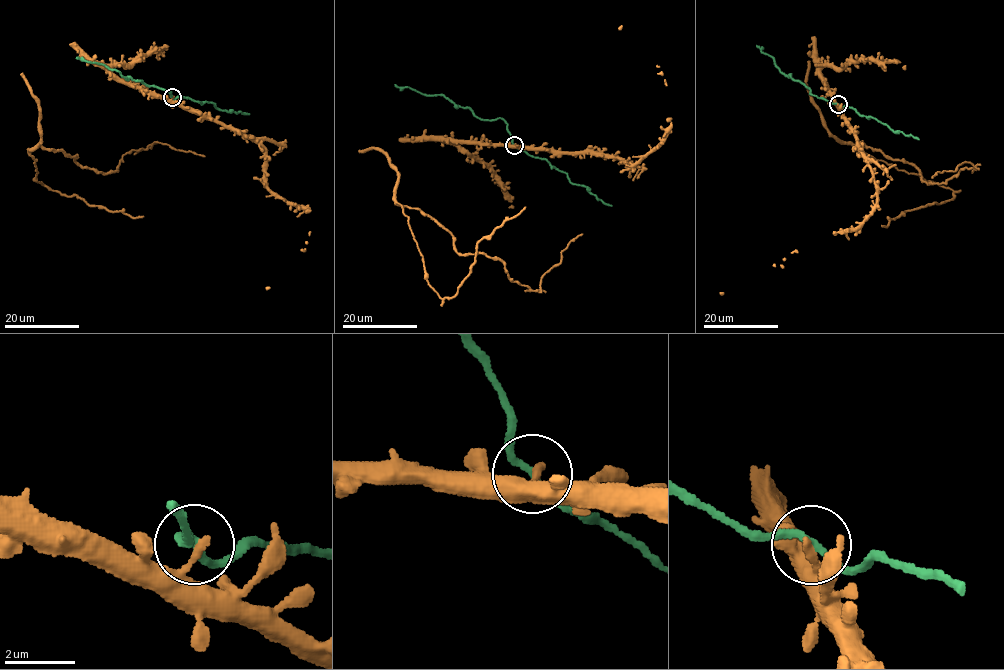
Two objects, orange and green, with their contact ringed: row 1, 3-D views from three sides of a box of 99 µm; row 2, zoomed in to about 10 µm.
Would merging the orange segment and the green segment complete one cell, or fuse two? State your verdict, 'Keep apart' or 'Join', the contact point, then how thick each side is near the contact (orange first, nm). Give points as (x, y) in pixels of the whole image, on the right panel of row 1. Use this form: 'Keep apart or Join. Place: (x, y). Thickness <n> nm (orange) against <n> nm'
Keep apart. Place: (838, 104). Thickness 240 nm (orange) against 200 nm

